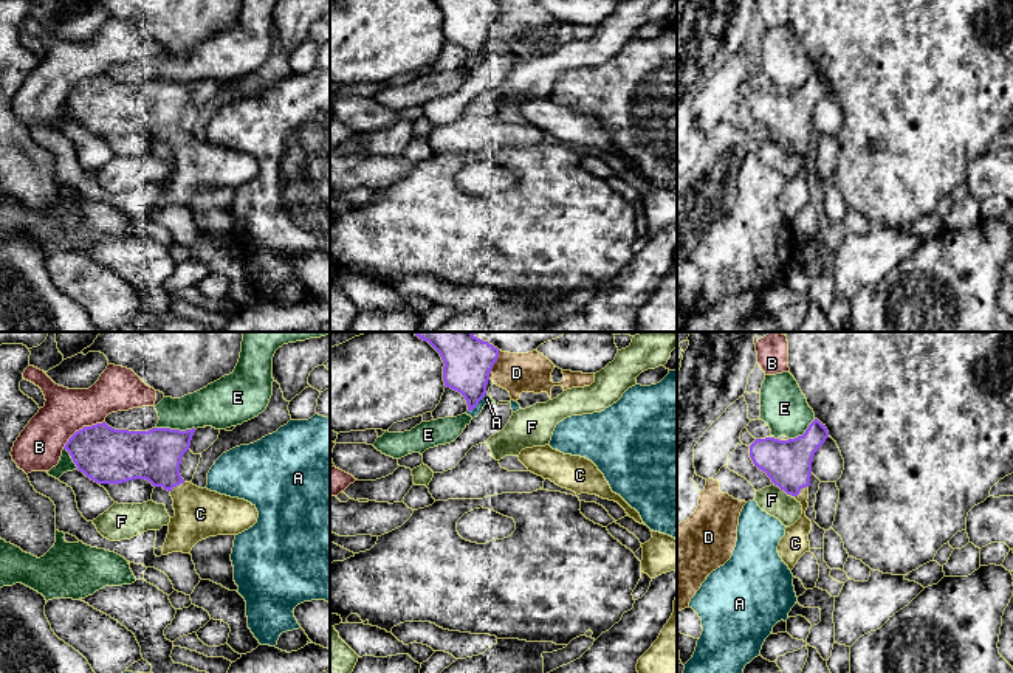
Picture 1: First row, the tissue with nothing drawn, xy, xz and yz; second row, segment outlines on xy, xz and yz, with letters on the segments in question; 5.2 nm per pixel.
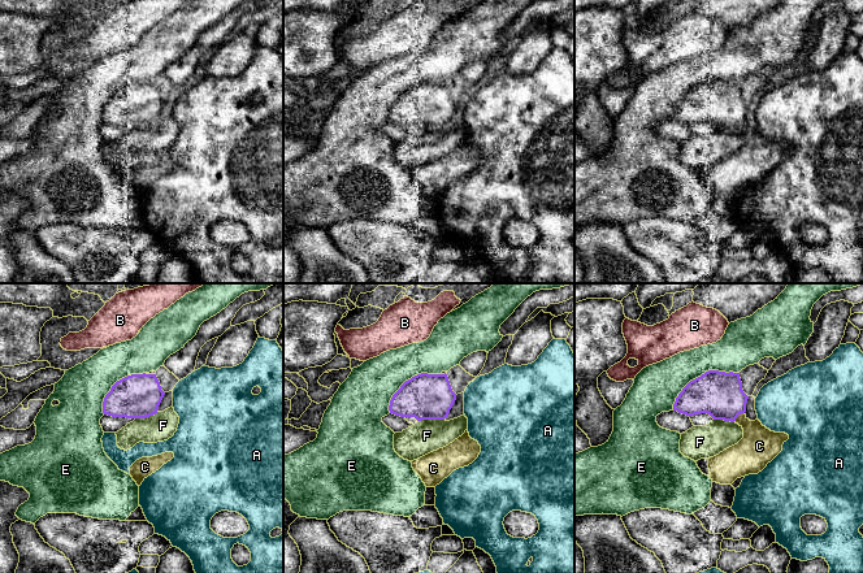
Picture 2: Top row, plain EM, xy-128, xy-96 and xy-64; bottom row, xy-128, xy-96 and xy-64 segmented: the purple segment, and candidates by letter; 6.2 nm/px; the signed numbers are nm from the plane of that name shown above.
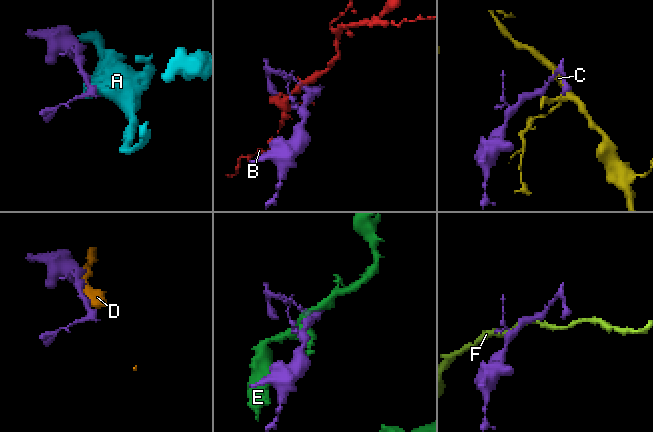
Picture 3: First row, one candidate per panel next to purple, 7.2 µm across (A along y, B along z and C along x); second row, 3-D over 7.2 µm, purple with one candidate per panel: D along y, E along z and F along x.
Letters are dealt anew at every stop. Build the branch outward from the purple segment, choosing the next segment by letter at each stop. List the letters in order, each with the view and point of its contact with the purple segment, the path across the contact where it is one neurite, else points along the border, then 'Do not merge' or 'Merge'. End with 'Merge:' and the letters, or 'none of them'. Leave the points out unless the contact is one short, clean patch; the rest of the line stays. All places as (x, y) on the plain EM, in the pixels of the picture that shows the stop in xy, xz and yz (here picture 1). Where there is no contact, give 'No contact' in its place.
A: Touches purple at xz (477, 56). Do not merge
B: Touches purple at xy (82, 81). Do not merge
C: Touches purple at yz (800, 143). Path across: yz (787, 115), (800, 143), (803, 179), (796, 189). Merge
D: Touches purple at xz (493, 17). Do not merge
E: Touches purple at xy (177, 82). Do not merge
F: Touches purple at yz (781, 141). Do not merge
Merge: C

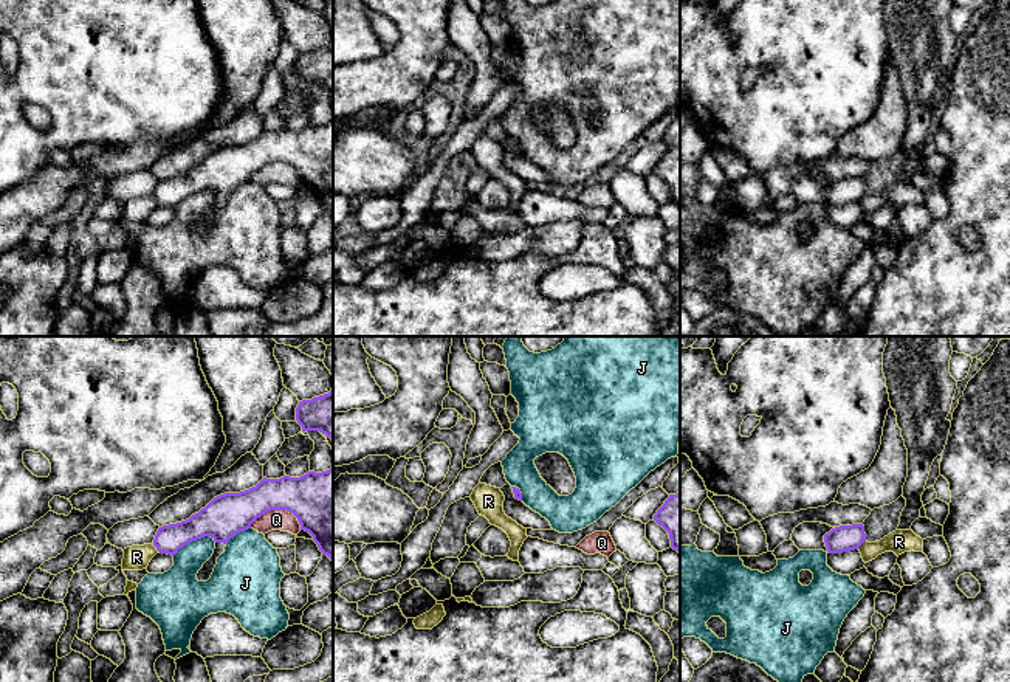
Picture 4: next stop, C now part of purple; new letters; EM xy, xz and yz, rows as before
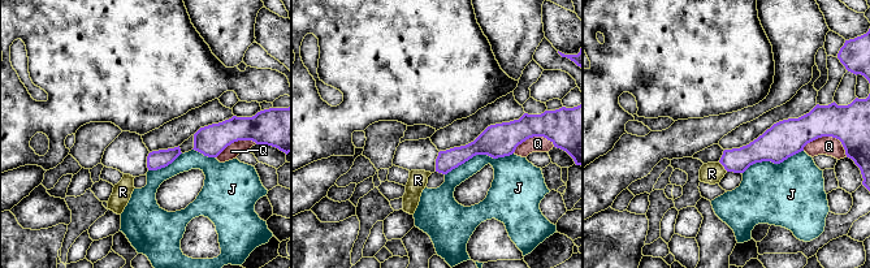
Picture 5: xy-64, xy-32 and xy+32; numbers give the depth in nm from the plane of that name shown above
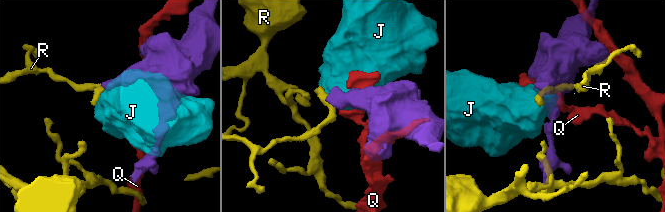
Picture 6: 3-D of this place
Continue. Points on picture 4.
J: Touches purple at xy (194, 192). Do not merge
Q: Touches purple at xy (274, 161). Do not merge
R: Touches purple at xy (157, 202). Boundary: xy (152, 197), (160, 205). Do not merge
Merge: none of them

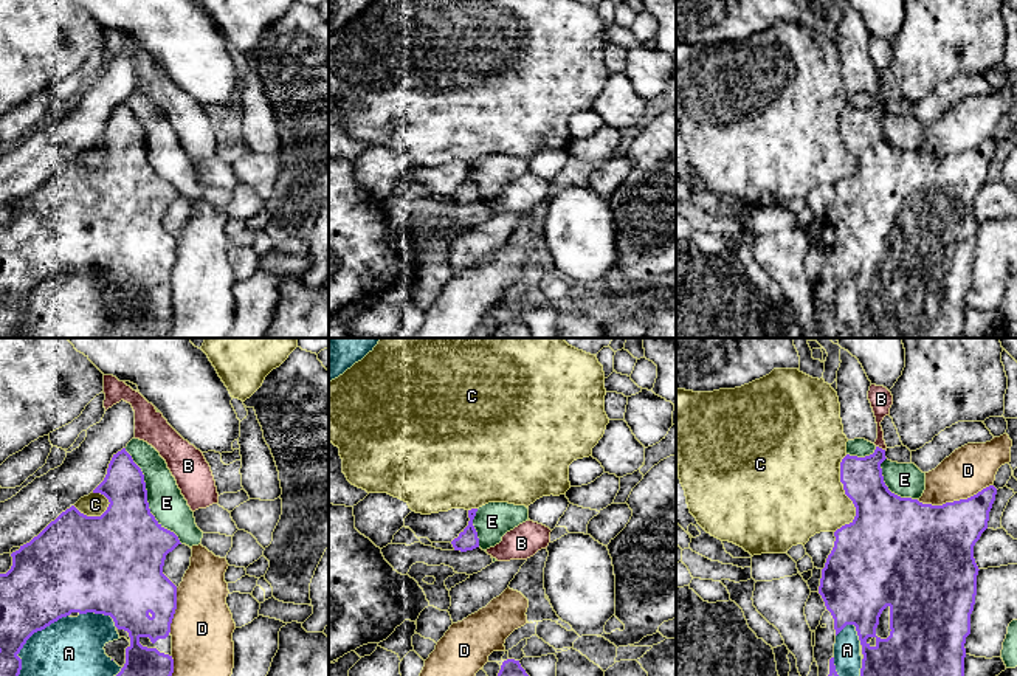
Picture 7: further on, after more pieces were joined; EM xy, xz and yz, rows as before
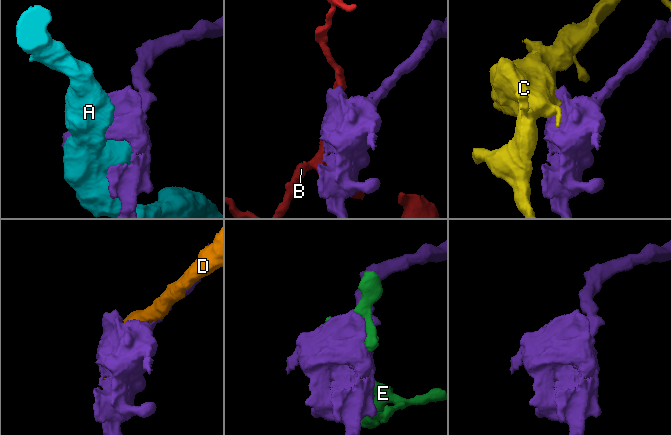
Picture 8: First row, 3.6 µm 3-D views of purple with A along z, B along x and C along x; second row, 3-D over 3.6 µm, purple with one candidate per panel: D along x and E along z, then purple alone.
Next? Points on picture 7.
A: Touches purple at xy (25, 295). Do not merge
B: Touches purple at yz (881, 101). Boundary: yz (876, 98), (885, 103). Do not merge
C: Touches purple at yz (847, 148). Do not merge
D: Touches purple at yz (954, 154). Do not merge
E: Touches purple at xy (146, 151). Do not merge
Merge: none of them

